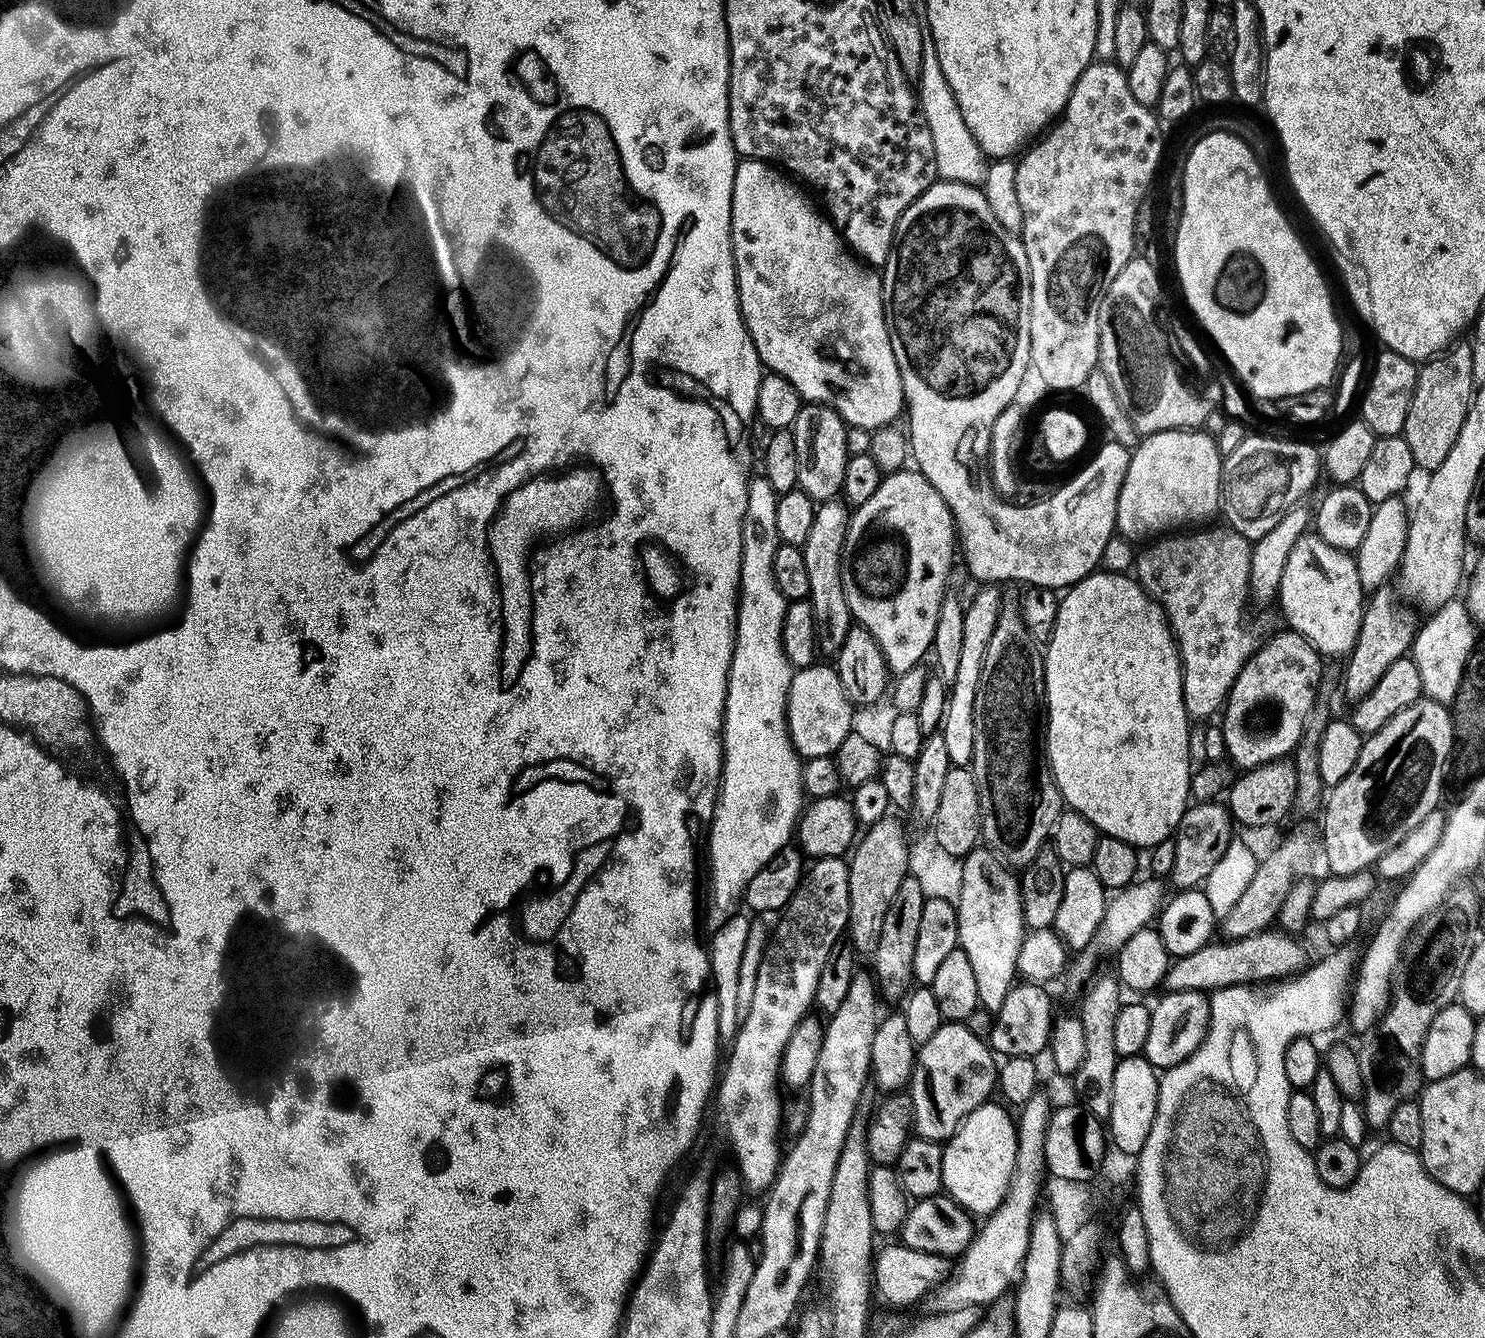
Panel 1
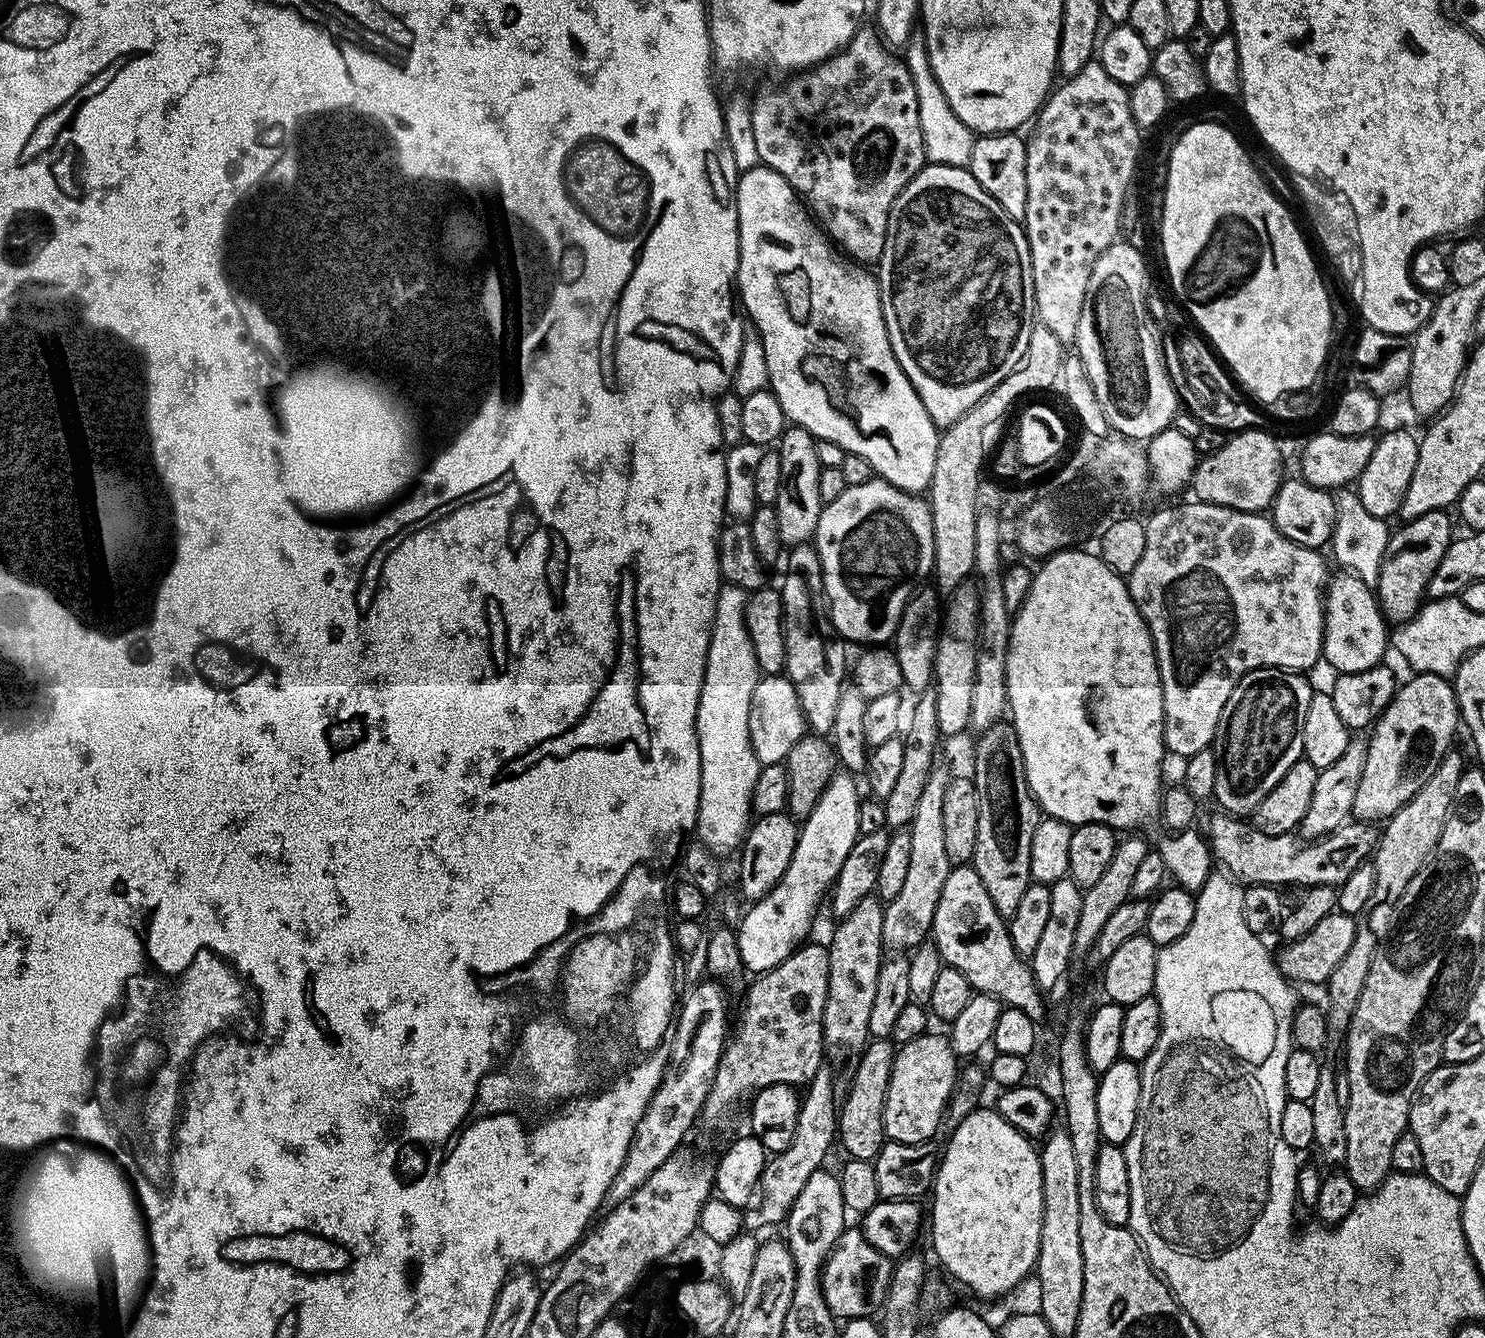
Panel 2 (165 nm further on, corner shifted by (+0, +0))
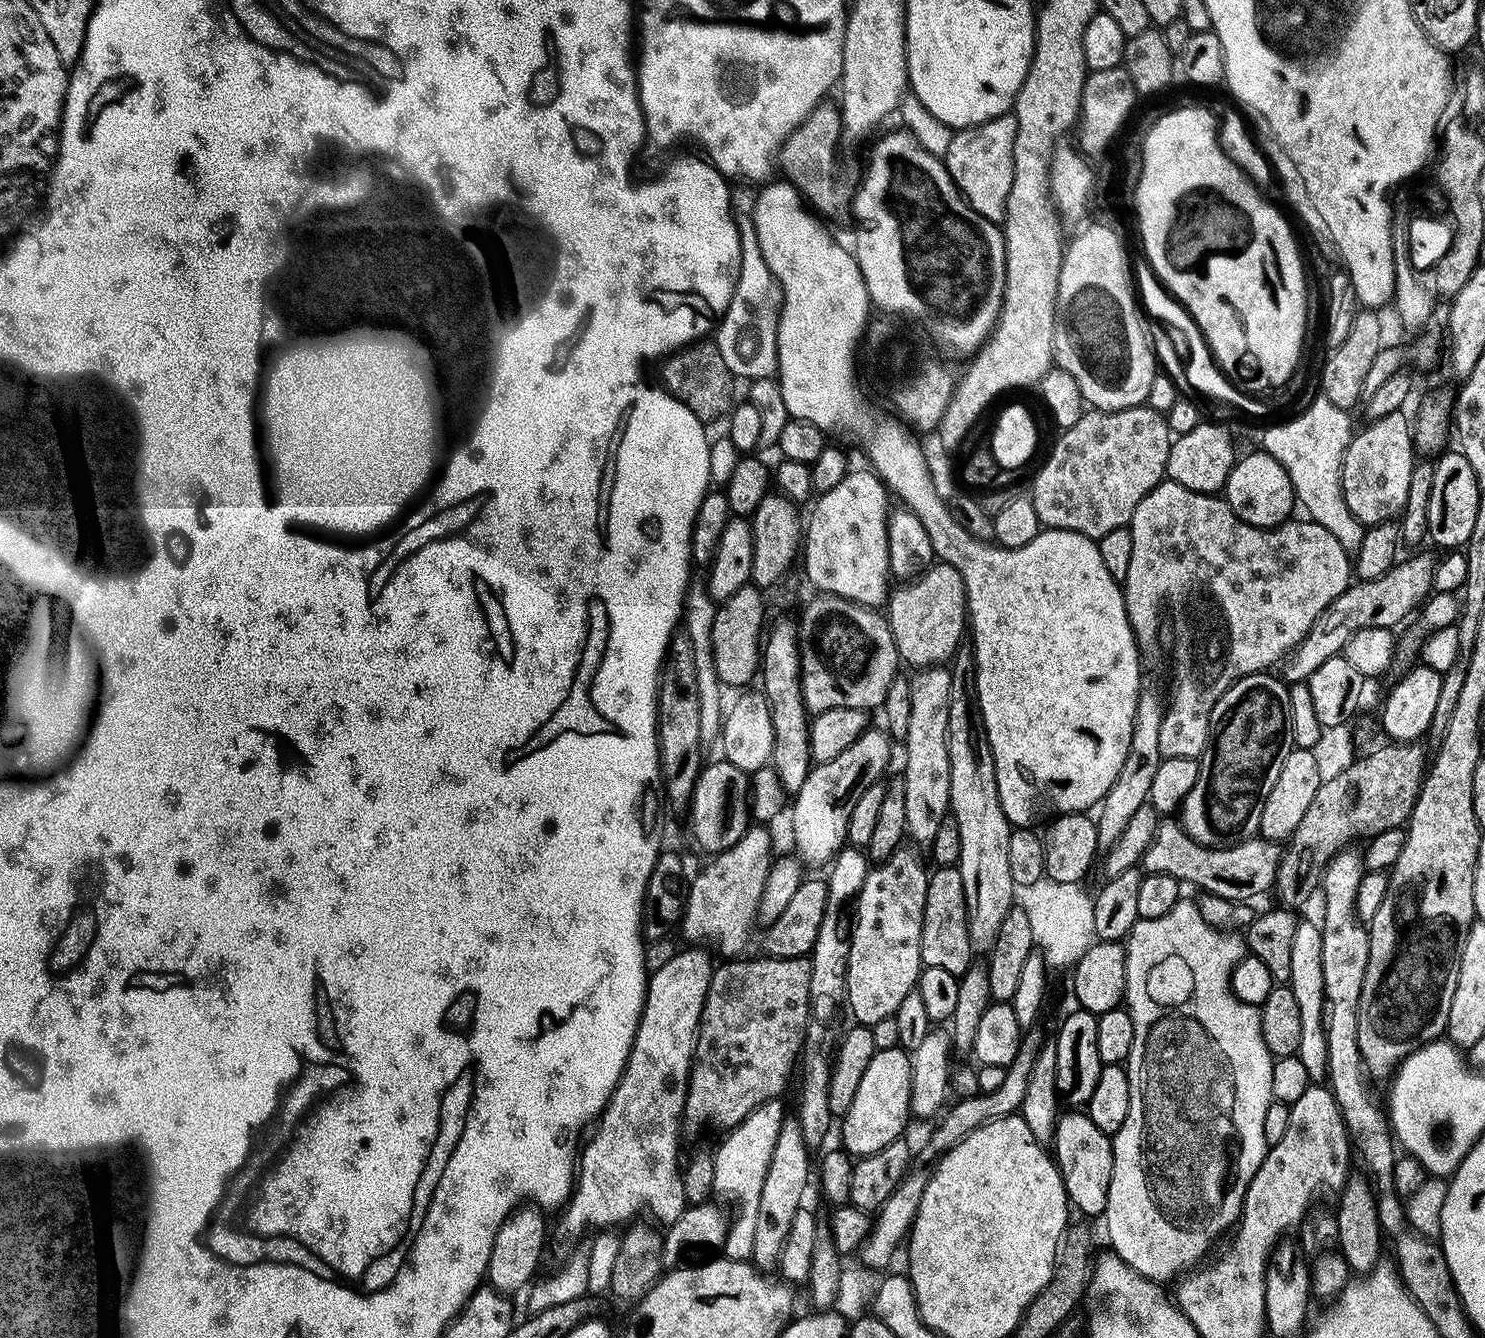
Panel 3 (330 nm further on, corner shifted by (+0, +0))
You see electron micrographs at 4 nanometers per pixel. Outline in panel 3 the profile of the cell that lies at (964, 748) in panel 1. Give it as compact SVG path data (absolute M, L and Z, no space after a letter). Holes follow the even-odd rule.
M936 562L915 580L900 587L904 588L897 592L895 589L887 601L886 619L901 661L905 665L913 664L916 670L951 661L961 647L963 640L960 639L966 636L968 599L962 574L954 570L954 566Z

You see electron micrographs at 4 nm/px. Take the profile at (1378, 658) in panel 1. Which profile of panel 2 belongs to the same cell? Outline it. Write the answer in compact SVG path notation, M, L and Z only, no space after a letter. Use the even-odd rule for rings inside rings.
M1443 509L1428 511L1416 519L1405 521L1389 535L1374 585L1377 603L1387 619L1392 618L1396 620L1394 622L1408 621L1421 607L1428 582L1452 541L1454 533L1448 514Z

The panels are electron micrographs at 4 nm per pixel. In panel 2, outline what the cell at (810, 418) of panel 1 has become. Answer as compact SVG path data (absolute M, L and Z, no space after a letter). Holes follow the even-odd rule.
M800 425L787 427L778 440L782 482L774 505L778 518L781 545L792 547L807 543L816 533L818 518L824 503L819 496L819 474L822 469L817 457L815 437Z

